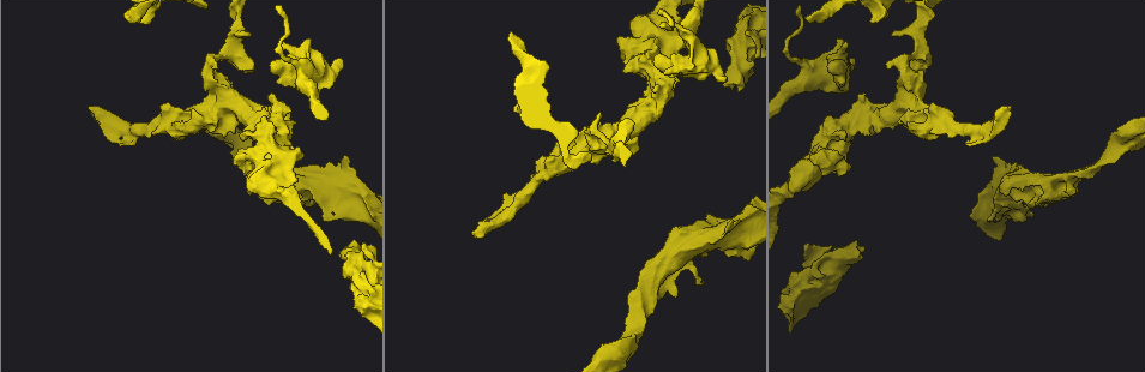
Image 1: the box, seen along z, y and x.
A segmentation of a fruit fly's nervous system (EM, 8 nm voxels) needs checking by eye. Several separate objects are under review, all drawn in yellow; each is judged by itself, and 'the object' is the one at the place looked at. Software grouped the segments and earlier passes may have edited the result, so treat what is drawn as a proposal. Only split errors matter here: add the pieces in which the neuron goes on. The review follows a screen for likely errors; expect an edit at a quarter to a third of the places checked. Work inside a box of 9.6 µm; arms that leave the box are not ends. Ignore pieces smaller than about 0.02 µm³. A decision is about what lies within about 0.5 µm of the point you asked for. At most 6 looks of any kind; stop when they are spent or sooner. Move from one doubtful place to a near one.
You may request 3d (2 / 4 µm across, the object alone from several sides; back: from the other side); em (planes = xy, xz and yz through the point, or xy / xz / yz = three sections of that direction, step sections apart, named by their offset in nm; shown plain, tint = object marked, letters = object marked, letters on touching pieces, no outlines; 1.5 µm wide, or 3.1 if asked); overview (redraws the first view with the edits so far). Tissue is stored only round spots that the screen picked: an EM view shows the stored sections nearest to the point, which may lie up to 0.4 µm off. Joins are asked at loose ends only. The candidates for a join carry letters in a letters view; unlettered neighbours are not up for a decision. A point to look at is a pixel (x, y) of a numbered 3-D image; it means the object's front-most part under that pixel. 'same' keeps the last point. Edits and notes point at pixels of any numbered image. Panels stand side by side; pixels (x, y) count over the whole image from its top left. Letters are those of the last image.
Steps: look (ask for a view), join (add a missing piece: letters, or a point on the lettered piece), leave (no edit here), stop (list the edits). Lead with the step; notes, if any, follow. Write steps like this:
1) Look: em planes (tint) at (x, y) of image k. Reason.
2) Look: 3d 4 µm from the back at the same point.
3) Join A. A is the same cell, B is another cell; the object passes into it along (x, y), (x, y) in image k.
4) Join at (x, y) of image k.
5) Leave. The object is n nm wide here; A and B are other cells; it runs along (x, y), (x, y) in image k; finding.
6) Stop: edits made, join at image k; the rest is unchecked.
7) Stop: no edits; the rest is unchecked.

Look: 3d 2 µm from the back at (739, 91) of image 1. Branch stops here.

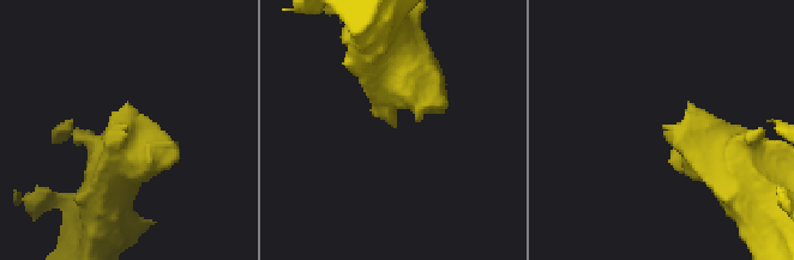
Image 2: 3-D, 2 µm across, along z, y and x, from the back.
Look: em planes (letters) at (664, 127) of image 2.

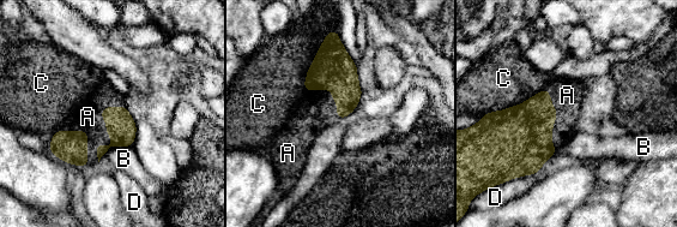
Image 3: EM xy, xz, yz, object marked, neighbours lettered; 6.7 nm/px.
Join A. A is the same cell, B, C and D are other cells; the object passes into it along (121, 127), (107, 129), (88, 117) in image 3; it goes on there.

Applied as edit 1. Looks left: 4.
Look: em xz step 8 (tint) at (246, 36) of image 1. Branch stops here.

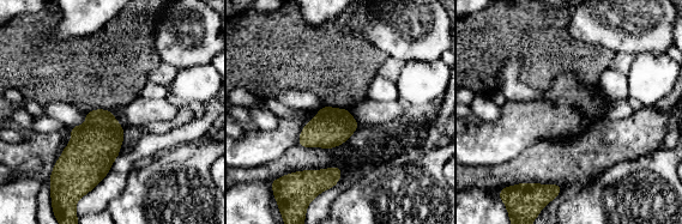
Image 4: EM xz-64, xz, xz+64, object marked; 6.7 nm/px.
Look: em xz step 8 (letters) at the same point. See the neighbours.

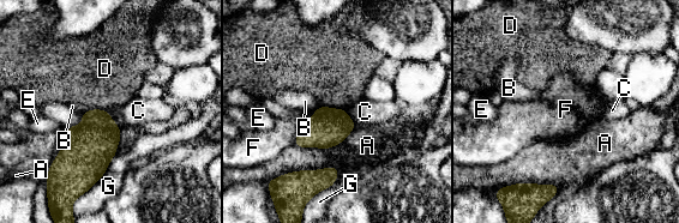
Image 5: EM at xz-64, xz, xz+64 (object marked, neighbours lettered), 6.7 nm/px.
Leave. A, B, C, D, E, F and G are other cells; a border runs along (314, 112), (299, 128), (293, 144) in image 5; no lettered piece goes on from it.

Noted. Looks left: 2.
Stop: edits made, join at image 3; the rest is unchecked.

